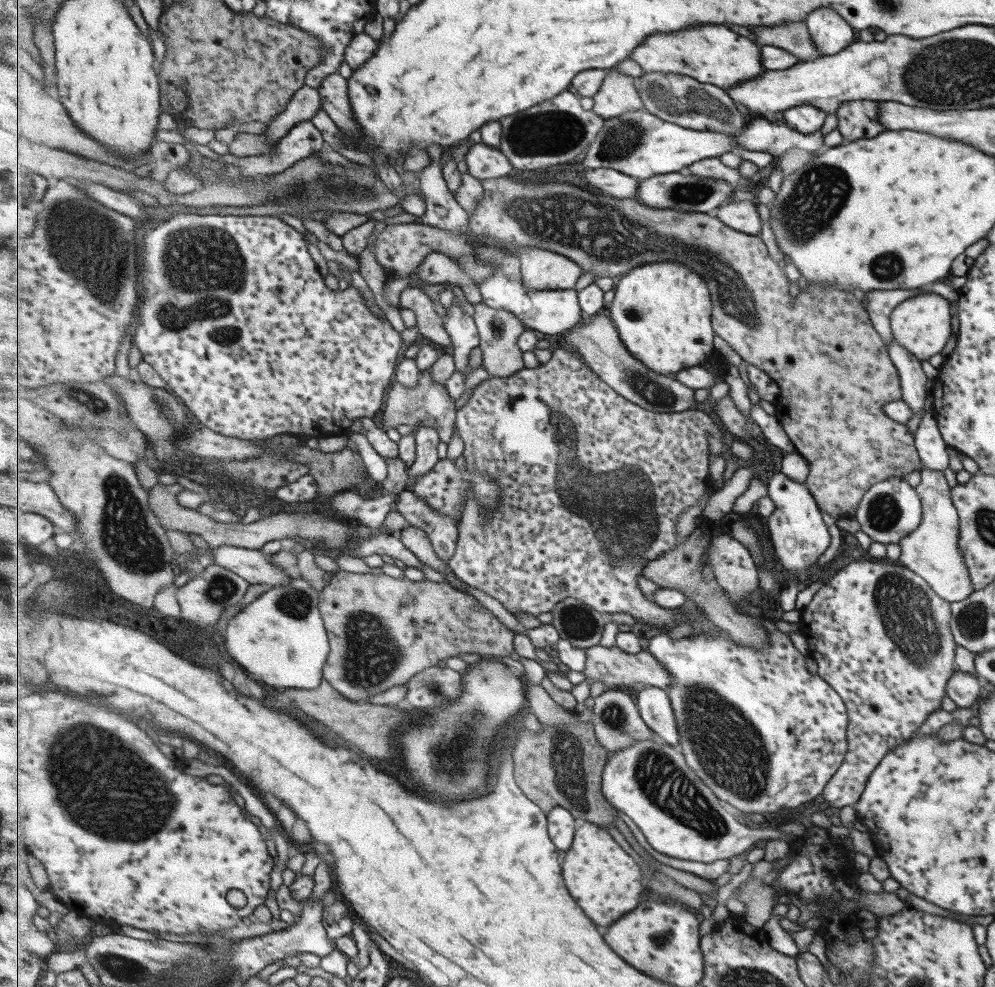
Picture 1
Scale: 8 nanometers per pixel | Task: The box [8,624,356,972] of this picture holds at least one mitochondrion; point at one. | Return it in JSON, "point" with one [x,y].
{"point":[102,786]}

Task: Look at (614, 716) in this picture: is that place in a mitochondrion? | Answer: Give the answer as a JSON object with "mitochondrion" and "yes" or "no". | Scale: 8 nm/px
{"mitochondrion":"yes"}

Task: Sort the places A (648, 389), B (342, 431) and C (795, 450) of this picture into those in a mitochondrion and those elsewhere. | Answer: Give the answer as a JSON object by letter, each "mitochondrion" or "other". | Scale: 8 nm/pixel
{"A":"mitochondrion","B":"other","C":"other"}

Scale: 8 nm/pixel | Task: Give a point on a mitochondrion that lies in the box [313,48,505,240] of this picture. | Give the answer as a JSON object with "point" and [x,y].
{"point":[336,187]}

